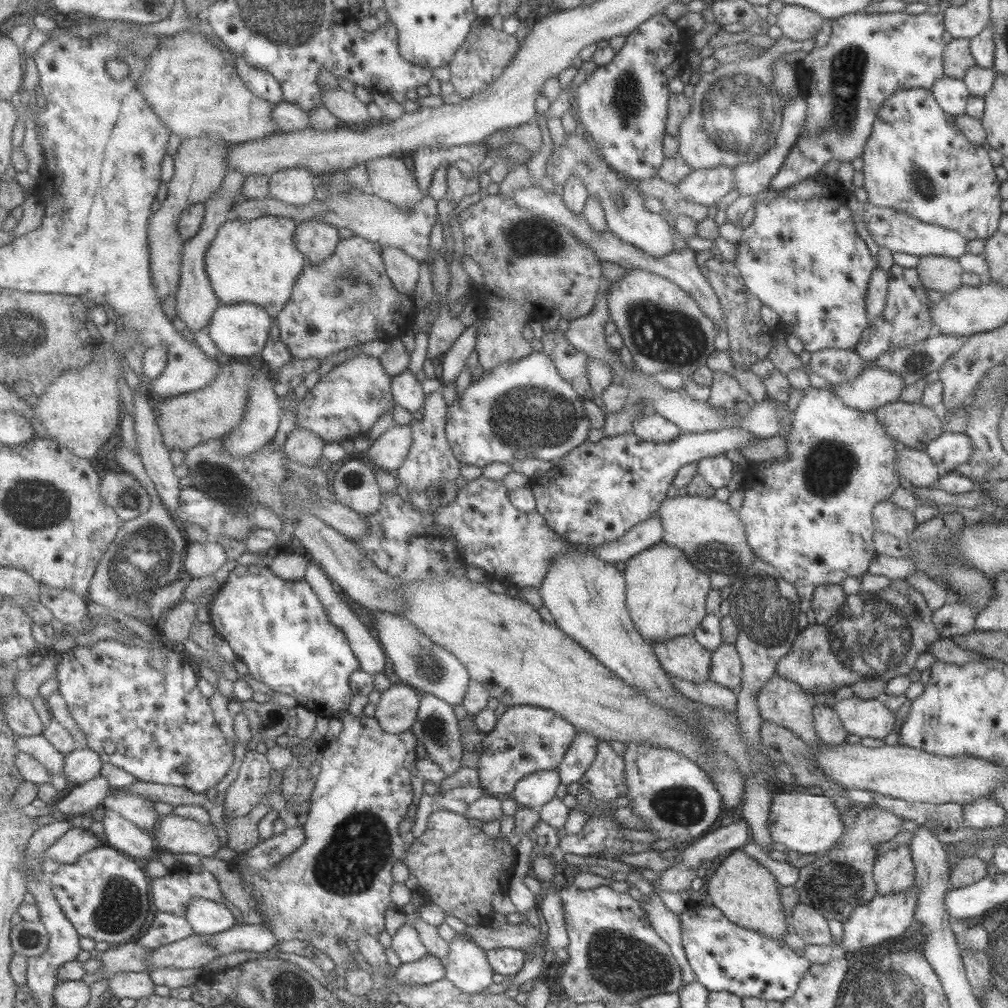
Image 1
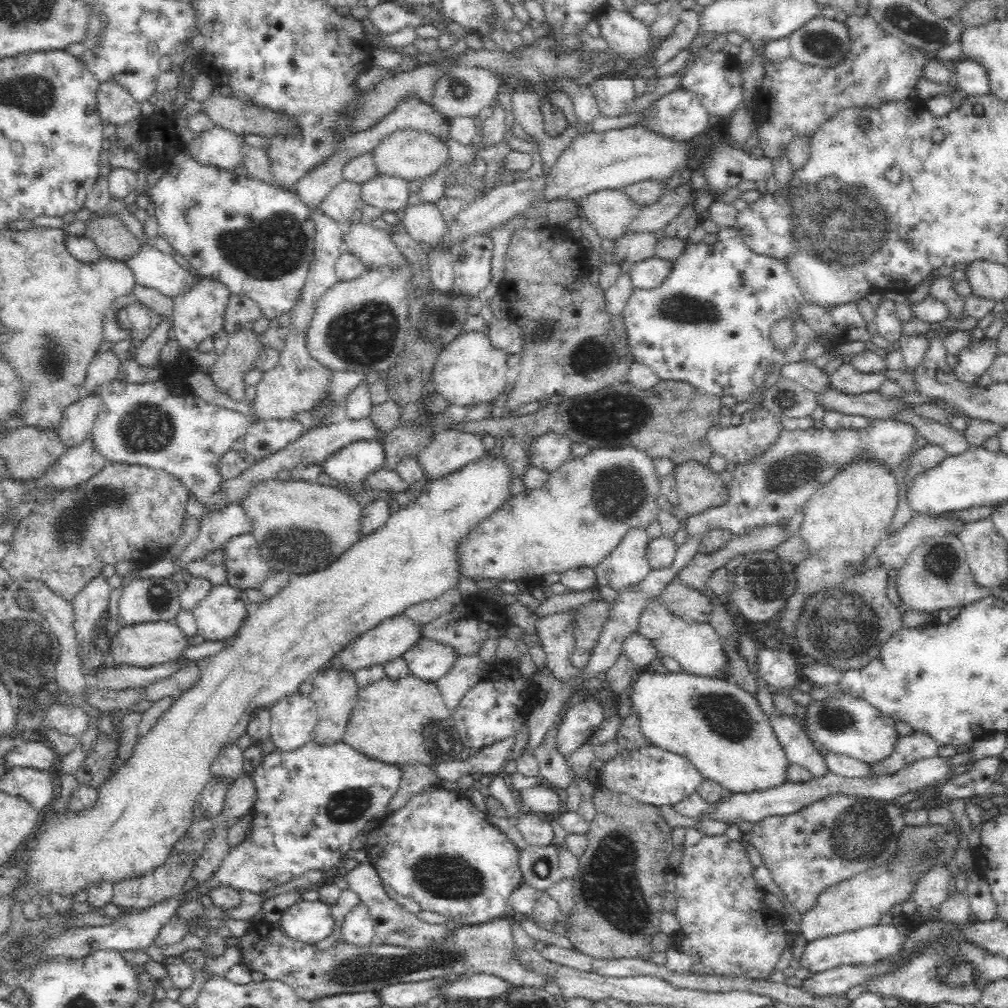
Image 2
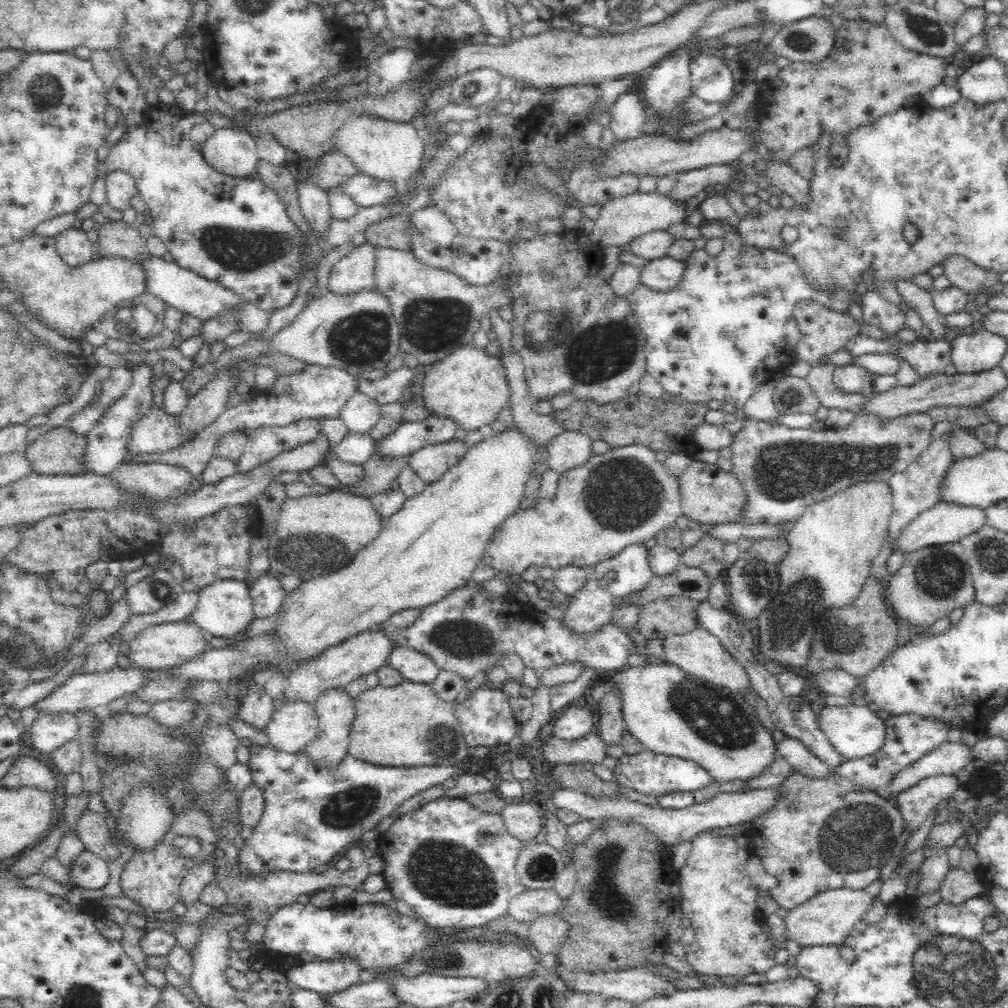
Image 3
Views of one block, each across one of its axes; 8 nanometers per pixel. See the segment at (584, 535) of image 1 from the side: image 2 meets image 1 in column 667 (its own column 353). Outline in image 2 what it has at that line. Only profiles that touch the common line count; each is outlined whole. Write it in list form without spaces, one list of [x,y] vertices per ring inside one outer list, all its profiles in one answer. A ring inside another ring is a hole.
[[[378,440],[357,441],[340,448],[322,466],[328,476],[360,490],[361,480],[383,463],[383,450]]]

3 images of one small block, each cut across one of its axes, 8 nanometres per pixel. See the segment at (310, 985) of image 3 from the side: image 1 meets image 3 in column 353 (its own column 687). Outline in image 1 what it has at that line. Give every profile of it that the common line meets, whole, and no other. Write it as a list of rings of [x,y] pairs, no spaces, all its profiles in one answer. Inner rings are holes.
[[[656,892],[646,894],[645,897],[646,900],[640,902],[641,908],[644,909],[645,916],[648,917],[649,925],[670,948],[671,954],[681,968],[682,984],[695,981],[695,975],[691,971],[681,944],[681,928],[679,928],[677,914],[669,912],[663,906],[663,902],[661,902],[661,898]]]

